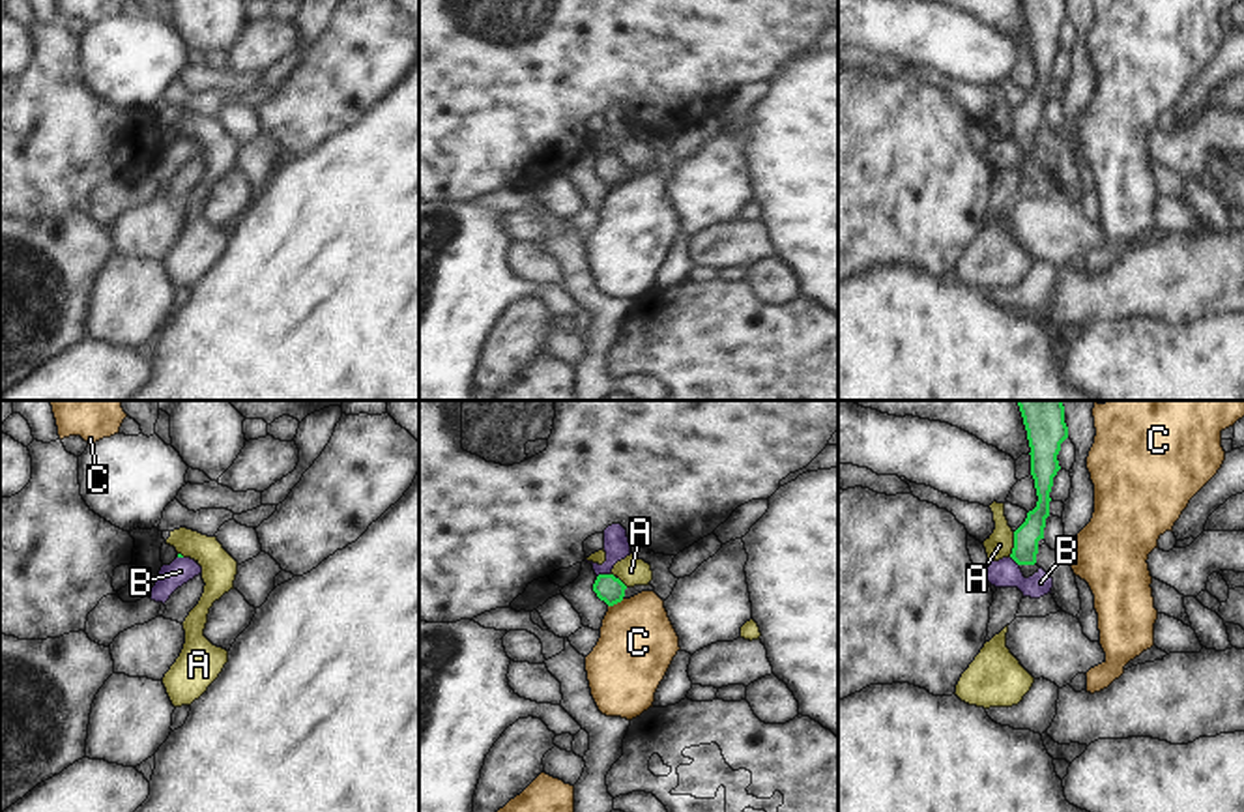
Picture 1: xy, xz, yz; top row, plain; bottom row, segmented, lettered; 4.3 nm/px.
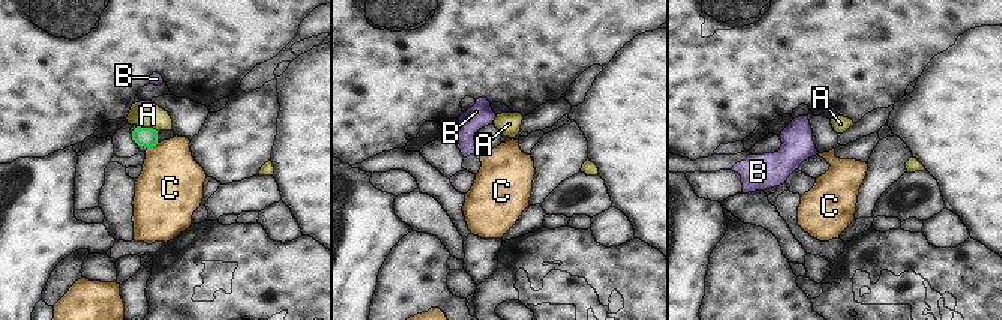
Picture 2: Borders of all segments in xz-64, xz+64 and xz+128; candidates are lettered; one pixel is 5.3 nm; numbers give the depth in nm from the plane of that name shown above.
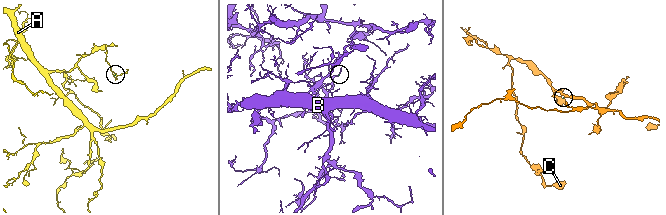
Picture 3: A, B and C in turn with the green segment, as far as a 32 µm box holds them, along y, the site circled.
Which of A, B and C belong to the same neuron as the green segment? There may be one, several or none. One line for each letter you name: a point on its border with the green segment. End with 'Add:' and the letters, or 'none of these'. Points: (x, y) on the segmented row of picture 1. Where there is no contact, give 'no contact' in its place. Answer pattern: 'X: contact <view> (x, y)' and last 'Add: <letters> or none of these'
Add: none of these

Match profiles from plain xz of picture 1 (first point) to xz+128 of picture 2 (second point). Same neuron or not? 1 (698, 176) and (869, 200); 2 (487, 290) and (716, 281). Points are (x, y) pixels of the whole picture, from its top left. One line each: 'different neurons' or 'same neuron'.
1: same neuron
2: different neurons

